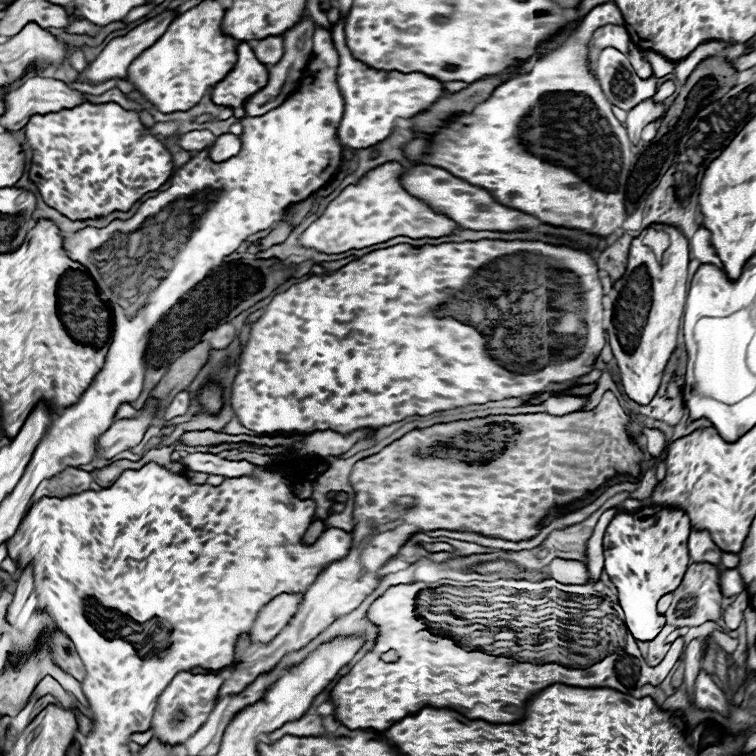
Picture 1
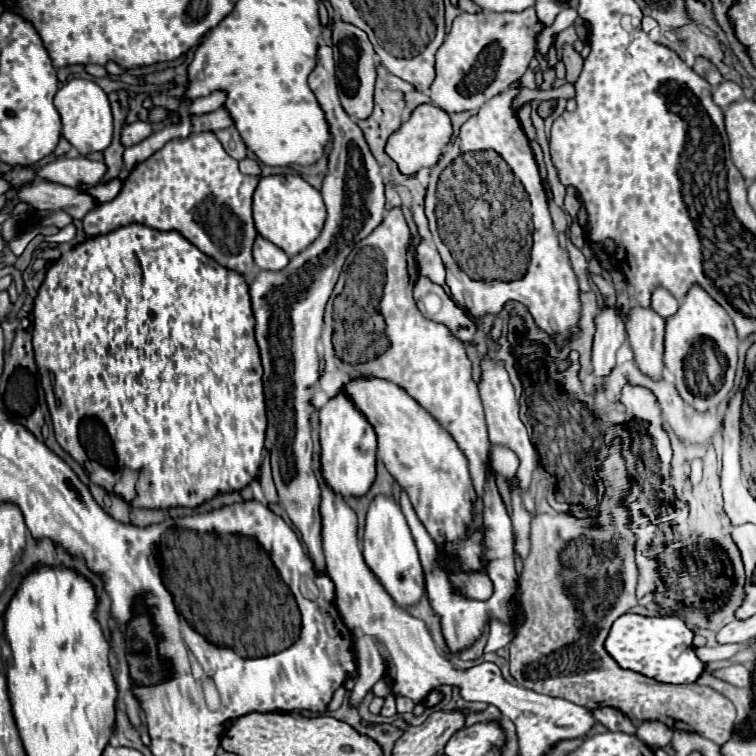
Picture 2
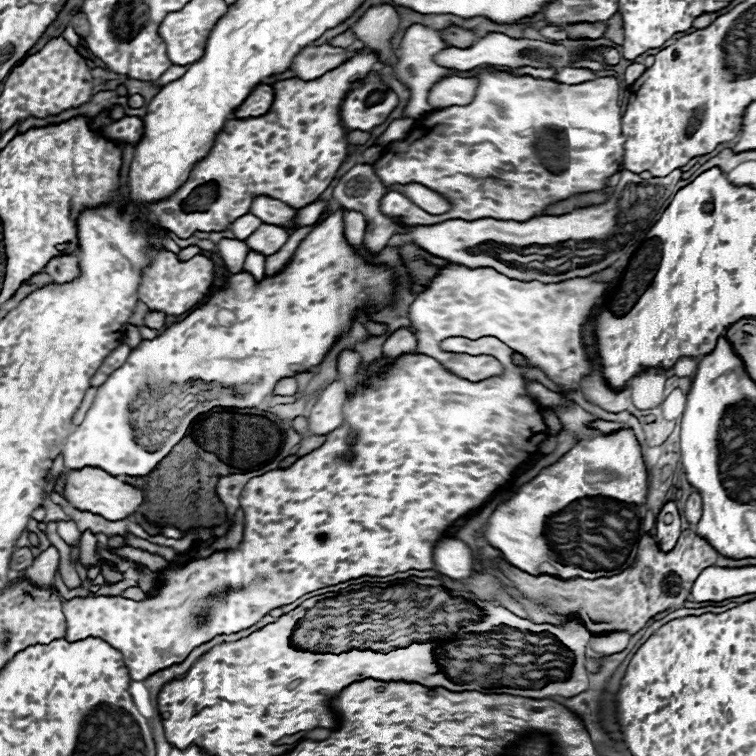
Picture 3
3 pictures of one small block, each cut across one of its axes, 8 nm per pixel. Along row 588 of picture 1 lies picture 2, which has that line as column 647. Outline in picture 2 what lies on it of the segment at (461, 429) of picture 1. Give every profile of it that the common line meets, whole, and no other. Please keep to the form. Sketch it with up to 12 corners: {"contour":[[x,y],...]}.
{"contour":[[636,304],[626,332],[638,368],[662,378],[664,318]]}

